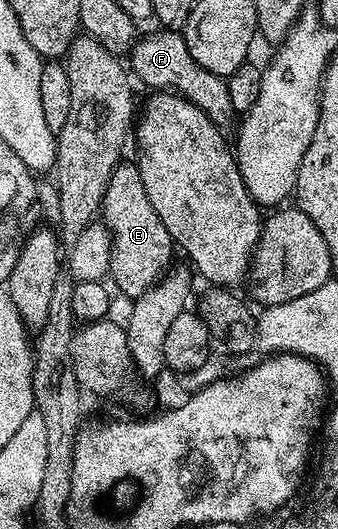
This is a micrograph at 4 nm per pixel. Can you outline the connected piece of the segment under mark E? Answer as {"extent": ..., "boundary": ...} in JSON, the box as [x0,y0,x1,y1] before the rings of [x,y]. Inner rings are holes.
{"extent":[100,163,176,299],"boundary":[[[119,163],[112,171],[104,191],[100,215],[110,230],[108,277],[114,280],[113,288],[118,288],[127,299],[144,295],[144,291],[157,285],[162,274],[171,268],[170,256],[176,253],[176,246],[168,235],[168,227],[160,223],[160,215],[156,215],[148,199],[148,191],[144,191],[144,179],[140,179],[137,164]]]}

